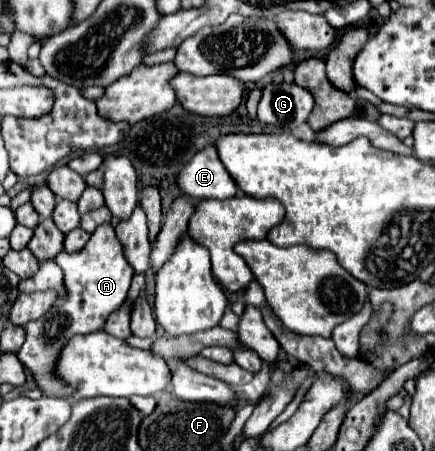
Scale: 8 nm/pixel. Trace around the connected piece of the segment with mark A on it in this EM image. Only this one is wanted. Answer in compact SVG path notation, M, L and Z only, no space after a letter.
M103 224L97 228L87 246L77 252L61 252L55 260L65 274L65 302L63 306L53 306L39 320L33 320L25 326L27 340L19 350L19 360L33 374L39 390L47 396L55 398L73 398L75 390L65 384L57 374L57 360L65 344L81 332L95 332L105 326L105 320L111 312L115 312L127 298L127 290L133 278L133 268L121 254L121 244L115 236L111 224Z

